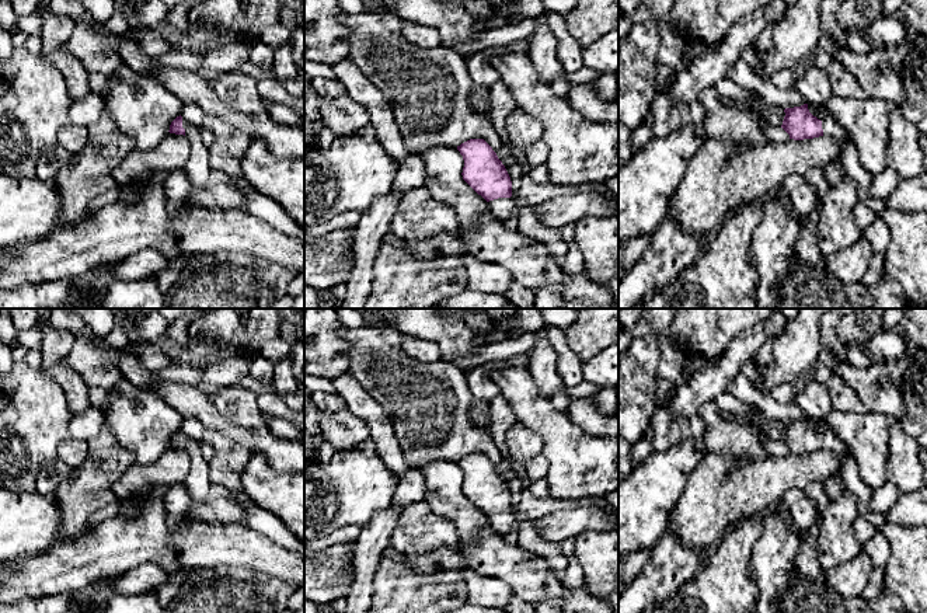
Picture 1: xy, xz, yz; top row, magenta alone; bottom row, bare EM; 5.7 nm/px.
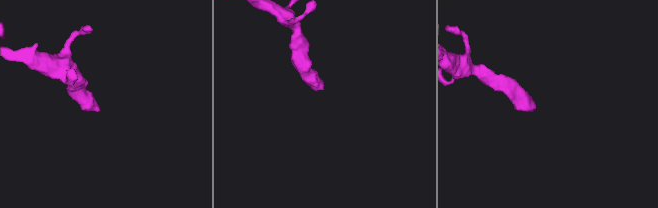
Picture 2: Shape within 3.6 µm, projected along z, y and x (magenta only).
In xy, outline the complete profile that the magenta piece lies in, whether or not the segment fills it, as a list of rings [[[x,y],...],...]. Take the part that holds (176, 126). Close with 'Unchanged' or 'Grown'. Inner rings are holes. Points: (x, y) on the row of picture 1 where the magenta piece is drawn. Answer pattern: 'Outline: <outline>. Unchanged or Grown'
Outline: [[[177,116],[170,125],[170,133],[184,135],[189,140],[189,159],[184,167],[191,187],[194,189],[203,189],[208,184],[209,167],[209,147],[201,137],[199,128],[188,123],[182,116]]]. Grown

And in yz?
Outline: [[[808,104],[785,108],[784,112],[785,116],[781,128],[790,135],[790,139],[804,140],[829,136],[834,140],[847,142],[847,135],[837,121],[832,116],[827,116],[823,121],[818,119],[809,112]]]. Grown

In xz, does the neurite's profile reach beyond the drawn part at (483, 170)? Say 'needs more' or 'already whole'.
needs more

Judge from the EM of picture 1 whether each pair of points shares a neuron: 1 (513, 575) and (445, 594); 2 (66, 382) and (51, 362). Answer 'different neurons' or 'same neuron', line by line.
1: different neurons
2: same neuron

